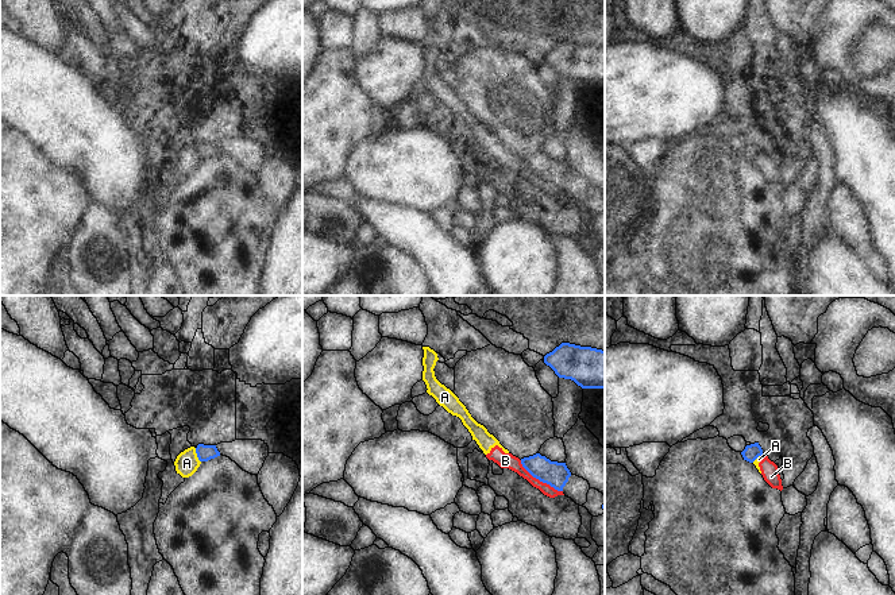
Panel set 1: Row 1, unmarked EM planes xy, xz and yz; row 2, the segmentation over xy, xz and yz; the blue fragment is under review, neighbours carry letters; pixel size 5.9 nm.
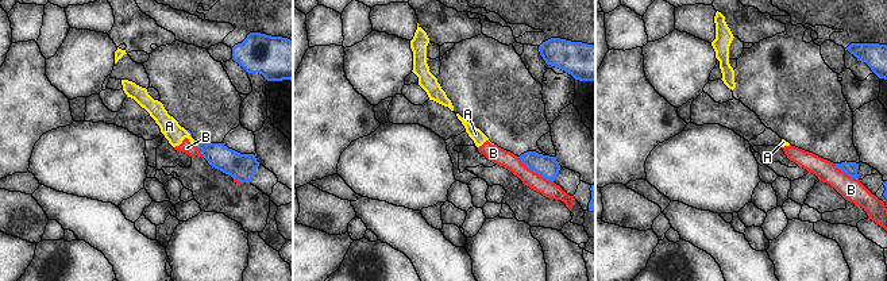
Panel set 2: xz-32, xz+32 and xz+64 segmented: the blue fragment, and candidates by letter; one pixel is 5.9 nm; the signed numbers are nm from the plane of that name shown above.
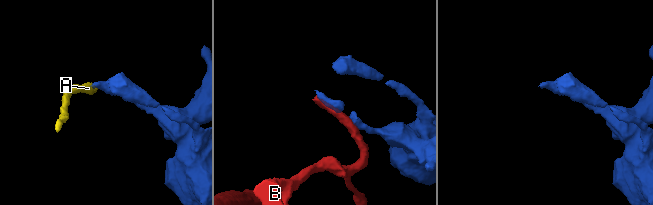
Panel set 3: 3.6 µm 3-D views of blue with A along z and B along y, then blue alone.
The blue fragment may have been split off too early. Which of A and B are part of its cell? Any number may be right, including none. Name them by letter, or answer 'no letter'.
no letter.

